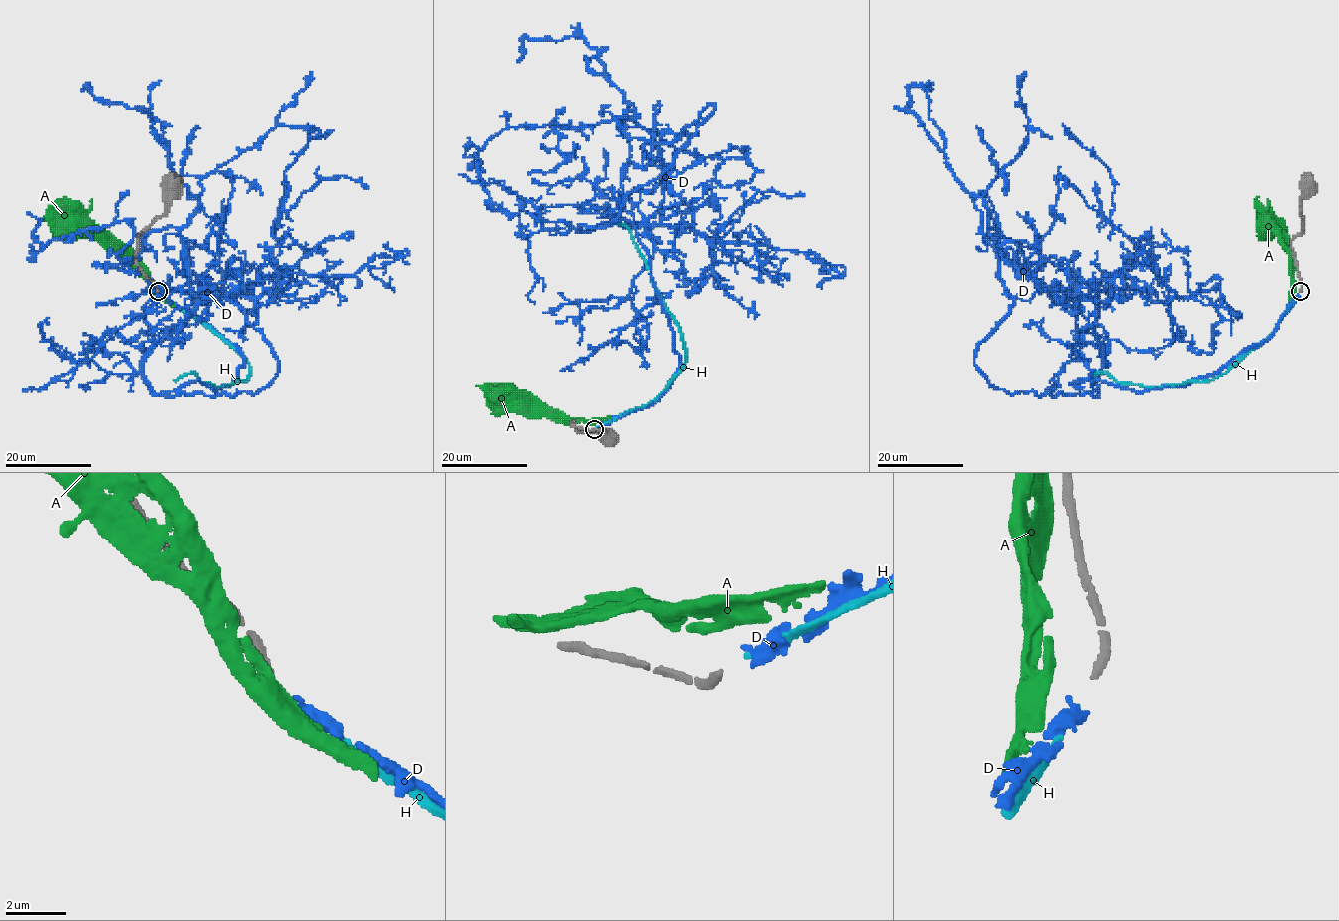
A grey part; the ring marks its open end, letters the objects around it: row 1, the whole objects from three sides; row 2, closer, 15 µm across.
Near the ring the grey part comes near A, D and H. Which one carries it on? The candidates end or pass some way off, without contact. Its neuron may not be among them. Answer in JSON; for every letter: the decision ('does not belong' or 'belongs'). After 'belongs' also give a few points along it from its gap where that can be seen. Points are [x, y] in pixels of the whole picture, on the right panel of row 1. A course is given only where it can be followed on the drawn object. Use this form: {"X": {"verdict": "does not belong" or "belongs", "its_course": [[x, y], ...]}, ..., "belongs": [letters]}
{"A": {"verdict": "does not belong"}, "D": {"verdict": "does not belong"}, "H": {"verdict": "belongs", "its_course": [[1298, 295], [1274, 331], [1224, 373], [1208, 380], [1142, 387], [1121, 384], [1101, 373], [1095, 375], [1095, 380]]}, "belongs": ["H"]}

